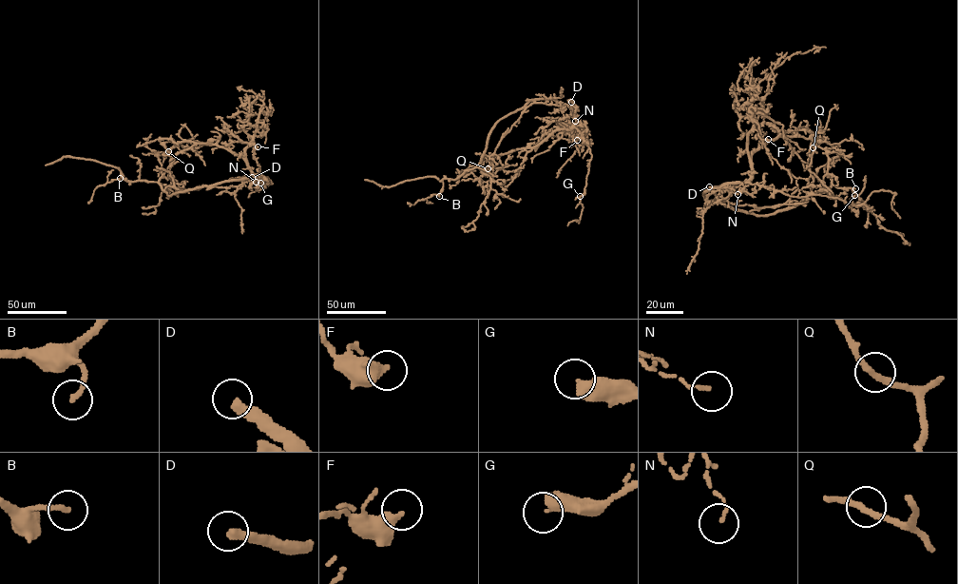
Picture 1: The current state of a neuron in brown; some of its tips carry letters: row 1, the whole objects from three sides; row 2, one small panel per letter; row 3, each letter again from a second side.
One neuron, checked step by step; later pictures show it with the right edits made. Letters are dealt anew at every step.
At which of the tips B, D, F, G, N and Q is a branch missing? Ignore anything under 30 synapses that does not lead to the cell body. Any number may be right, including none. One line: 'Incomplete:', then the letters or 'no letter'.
Incomplete: B, D

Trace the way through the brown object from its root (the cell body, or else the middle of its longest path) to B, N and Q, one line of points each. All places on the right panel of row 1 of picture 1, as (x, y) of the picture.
B: (780, 134), (811, 172), (813, 179), (811, 194), (829, 193), (831, 182), (837, 187), (855, 188)
N: (780, 134), (752, 154), (751, 177), (747, 181), (728, 184), (726, 188), (730, 193), (737, 194)
Q: (780, 134), (787, 131), (795, 134), (800, 126), (806, 126), (814, 134), (813, 147)

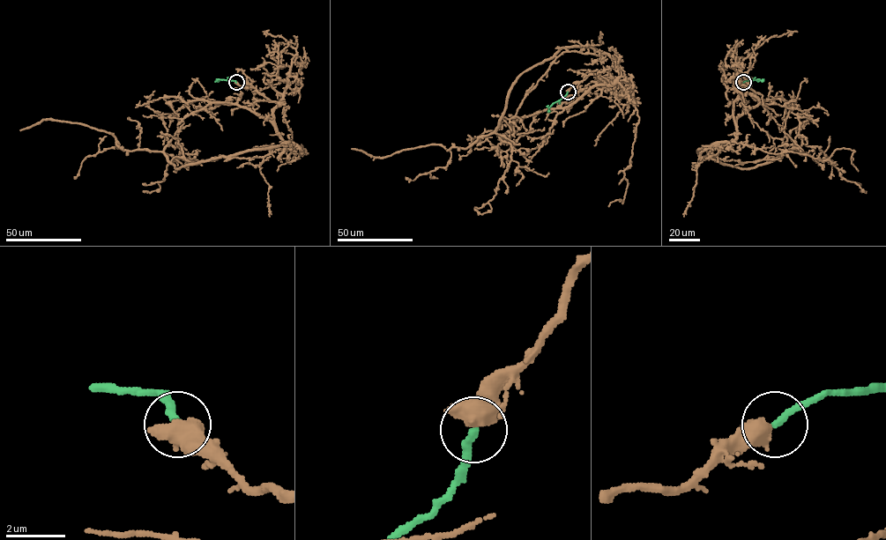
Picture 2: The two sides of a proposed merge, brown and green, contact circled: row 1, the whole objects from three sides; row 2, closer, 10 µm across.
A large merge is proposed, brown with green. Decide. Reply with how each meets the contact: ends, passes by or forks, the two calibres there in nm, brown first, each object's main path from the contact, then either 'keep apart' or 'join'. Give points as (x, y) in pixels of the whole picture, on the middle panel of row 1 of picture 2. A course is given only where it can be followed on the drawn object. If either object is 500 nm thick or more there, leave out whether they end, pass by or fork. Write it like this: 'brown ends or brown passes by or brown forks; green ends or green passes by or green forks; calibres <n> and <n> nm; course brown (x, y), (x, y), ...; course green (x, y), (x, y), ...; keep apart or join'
calibres 700 and 280 nm; course brown (568, 92), (590, 74), (608, 81), (466, 148), (428, 144), (383, 157), (351, 149); course green (568, 92), (554, 102), (547, 112); join

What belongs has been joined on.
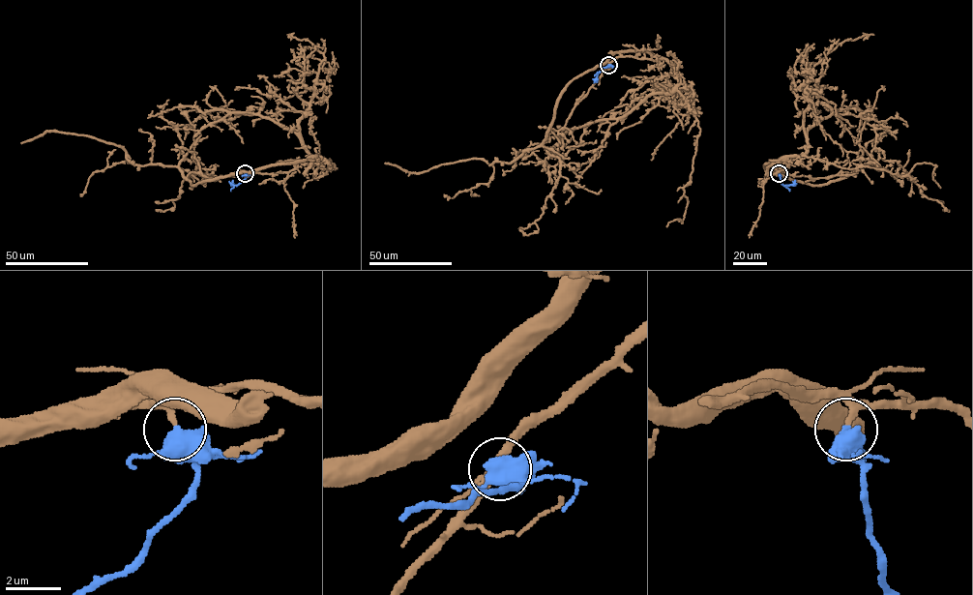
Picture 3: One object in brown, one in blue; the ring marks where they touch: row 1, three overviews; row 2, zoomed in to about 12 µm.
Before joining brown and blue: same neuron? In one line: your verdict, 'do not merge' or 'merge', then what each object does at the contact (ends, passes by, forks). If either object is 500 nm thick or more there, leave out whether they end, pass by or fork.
merge

